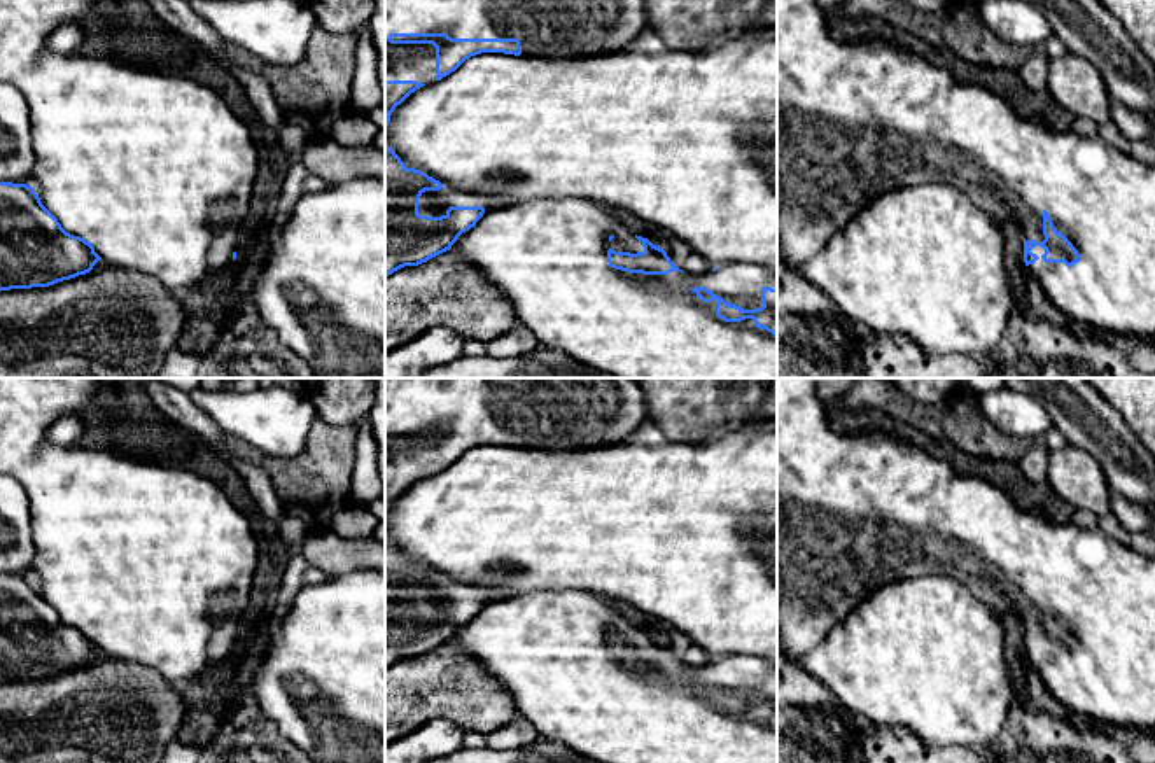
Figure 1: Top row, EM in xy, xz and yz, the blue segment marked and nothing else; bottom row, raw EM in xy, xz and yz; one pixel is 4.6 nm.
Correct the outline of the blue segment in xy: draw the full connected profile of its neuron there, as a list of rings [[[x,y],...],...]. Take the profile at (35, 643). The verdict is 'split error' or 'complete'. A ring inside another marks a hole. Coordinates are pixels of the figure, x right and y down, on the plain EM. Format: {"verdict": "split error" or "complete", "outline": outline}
{"verdict": "split error", "outline": [[[0,378],[0,474],[16,478],[30,500],[30,525],[35,542],[33,574],[0,574],[0,682],[49,679],[86,667],[98,653],[140,663],[158,670],[166,681],[200,679],[212,667],[220,667],[236,651],[236,630],[243,612],[252,607],[259,548],[247,516],[214,481],[196,472],[147,464],[116,453],[79,446],[47,444],[47,430],[65,415],[88,404],[96,388],[94,378]]]}

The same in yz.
{"verdict": "split error", "outline": [[[777,378],[777,639],[780,642],[780,656],[788,662],[796,662],[802,654],[808,653],[816,646],[819,646],[824,637],[831,632],[831,628],[840,623],[850,611],[854,611],[861,602],[864,602],[875,590],[887,583],[896,583],[901,579],[912,579],[919,576],[942,574],[950,576],[968,586],[984,604],[990,607],[996,616],[1003,616],[1006,612],[1018,612],[1024,625],[1024,654],[1027,662],[1036,668],[1040,679],[1045,688],[1052,693],[1052,696],[1071,710],[1076,716],[1083,716],[1096,723],[1108,723],[1111,726],[1124,726],[1130,730],[1150,730],[1155,728],[1155,558],[1148,558],[1144,555],[1136,553],[1129,546],[1120,541],[1108,537],[1104,532],[1096,528],[1082,528],[1071,522],[1057,523],[1052,518],[1032,514],[1029,511],[1020,509],[1015,500],[999,486],[990,481],[976,476],[976,474],[961,474],[948,460],[936,458],[929,455],[917,444],[910,444],[906,441],[896,439],[887,432],[877,430],[873,427],[864,429],[861,432],[838,432],[828,415],[826,406],[817,396],[817,382],[819,378]]]}

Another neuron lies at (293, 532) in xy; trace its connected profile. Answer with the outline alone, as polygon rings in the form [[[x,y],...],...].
[[[287,514],[276,523],[276,528],[282,541],[294,550],[298,550],[308,536],[306,527],[299,520]]]

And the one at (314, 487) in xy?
[[[315,416],[303,452],[289,458],[264,453],[257,446],[228,434],[226,444],[234,455],[256,464],[268,474],[285,514],[299,520],[312,534],[329,530],[334,516],[354,502],[350,481],[357,432],[357,424],[332,425]]]

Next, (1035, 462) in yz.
[[[1045,439],[1032,441],[1032,446],[1026,452],[1018,467],[1031,483],[1046,481],[1048,453]]]

